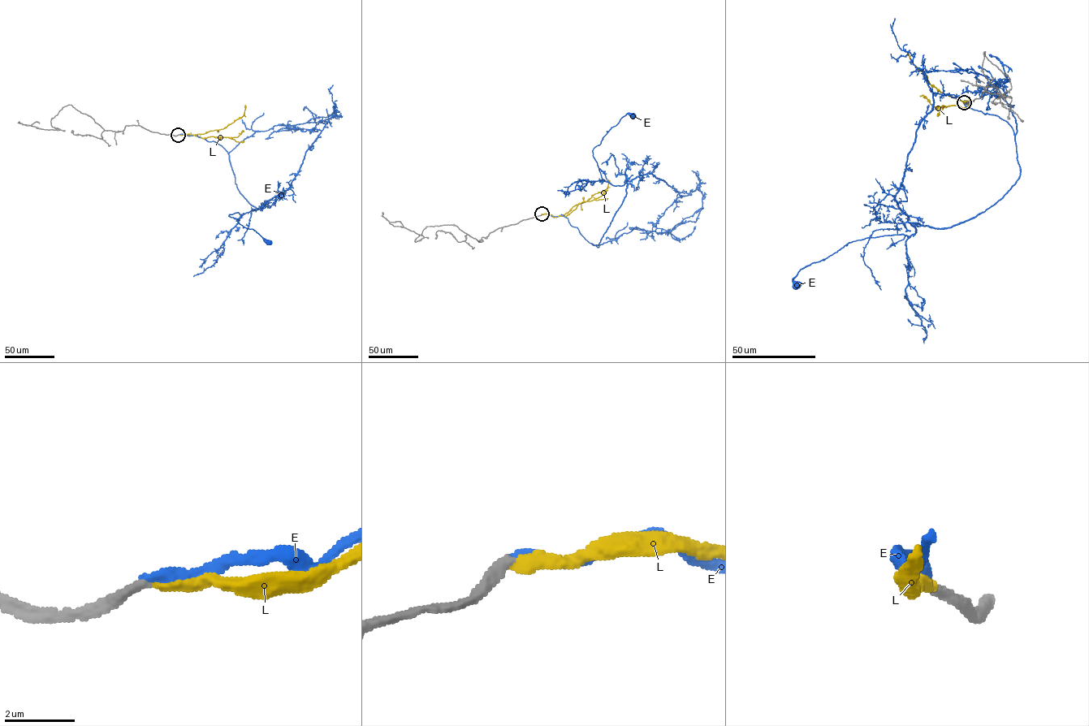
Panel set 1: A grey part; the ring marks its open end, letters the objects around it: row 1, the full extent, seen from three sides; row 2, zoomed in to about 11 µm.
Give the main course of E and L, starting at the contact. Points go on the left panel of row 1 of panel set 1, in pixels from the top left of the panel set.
E: (178, 135), (196, 135), (216, 142), (227, 152), (239, 192), (257, 208), (263, 205), (228, 216), (269, 242)
L: (178, 135), (203, 134), (223, 129), (240, 118), (244, 107)

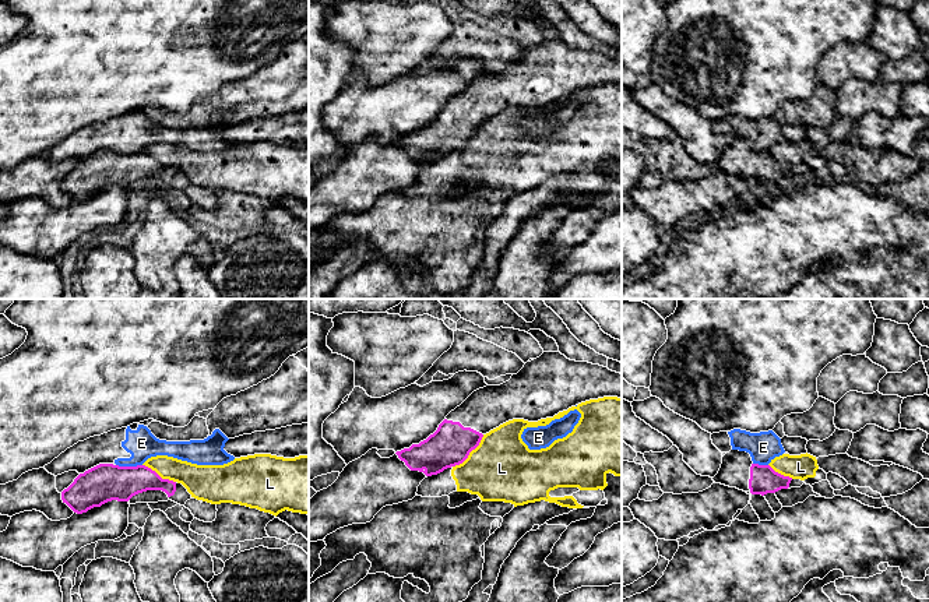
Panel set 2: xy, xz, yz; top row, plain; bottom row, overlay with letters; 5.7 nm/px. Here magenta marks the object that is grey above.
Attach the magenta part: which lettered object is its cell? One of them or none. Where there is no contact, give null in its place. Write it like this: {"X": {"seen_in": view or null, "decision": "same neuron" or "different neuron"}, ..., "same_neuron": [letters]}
{"E": {"seen_in": "xy", "decision": "different neuron"}, "L": {"seen_in": "xz", "decision": "different neuron"}, "same_neuron": []}

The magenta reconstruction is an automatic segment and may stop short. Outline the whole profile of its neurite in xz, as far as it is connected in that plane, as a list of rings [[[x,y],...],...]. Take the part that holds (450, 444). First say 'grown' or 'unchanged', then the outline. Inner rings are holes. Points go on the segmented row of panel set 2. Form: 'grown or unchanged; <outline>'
grown; [[[543,352],[509,381],[474,391],[433,434],[395,454],[411,471],[437,475],[462,464],[486,433],[509,420],[538,422],[604,397],[622,398],[620,373]]]

